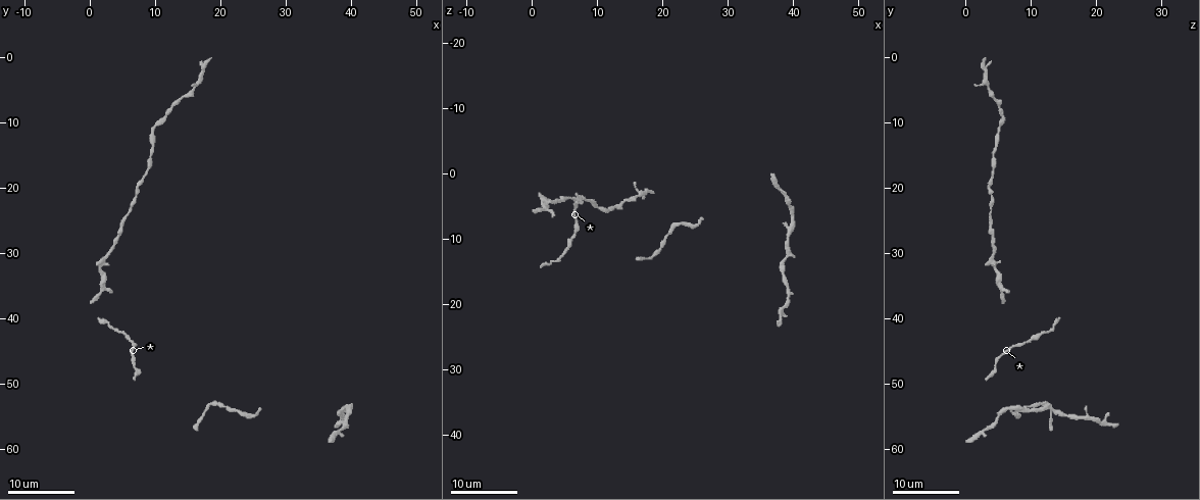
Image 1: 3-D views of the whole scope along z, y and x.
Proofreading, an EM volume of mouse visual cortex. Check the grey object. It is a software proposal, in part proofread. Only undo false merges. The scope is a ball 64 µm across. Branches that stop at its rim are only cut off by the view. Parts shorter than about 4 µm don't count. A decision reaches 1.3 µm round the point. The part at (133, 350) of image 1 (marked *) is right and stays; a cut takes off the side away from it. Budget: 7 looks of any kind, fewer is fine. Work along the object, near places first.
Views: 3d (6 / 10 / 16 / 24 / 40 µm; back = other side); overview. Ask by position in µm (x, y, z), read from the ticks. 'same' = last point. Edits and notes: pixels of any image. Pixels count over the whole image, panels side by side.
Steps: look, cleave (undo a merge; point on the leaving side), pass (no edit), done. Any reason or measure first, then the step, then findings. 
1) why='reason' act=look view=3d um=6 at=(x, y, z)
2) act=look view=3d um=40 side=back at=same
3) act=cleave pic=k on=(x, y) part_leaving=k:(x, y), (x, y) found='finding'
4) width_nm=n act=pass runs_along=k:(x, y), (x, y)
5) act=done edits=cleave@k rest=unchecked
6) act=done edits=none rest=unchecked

why='calibre changes' act=look view=3d um=16 at=(26.0, 54.5, 7.0)

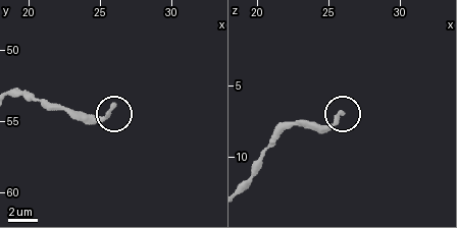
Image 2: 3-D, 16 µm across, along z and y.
why='closer look' act=look view=3d um=10 at=(25.8, 54.2, 7.0)

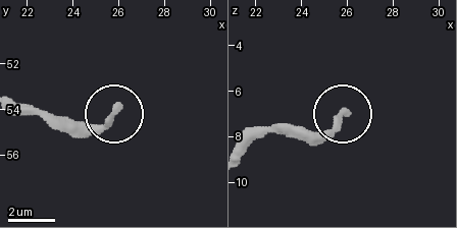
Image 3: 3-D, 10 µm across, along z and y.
act=pass found='continuous, no second cell'

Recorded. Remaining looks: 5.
act=look view=3d um=16 at=(18.5, 53.0, 13.0)

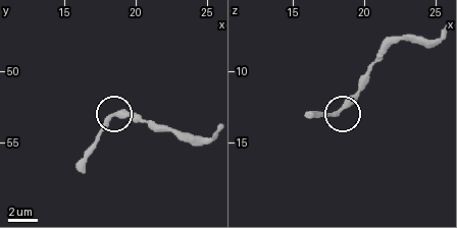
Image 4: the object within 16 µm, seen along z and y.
act=look view=3d um=10 at=(18.6, 53.0, 12.6)

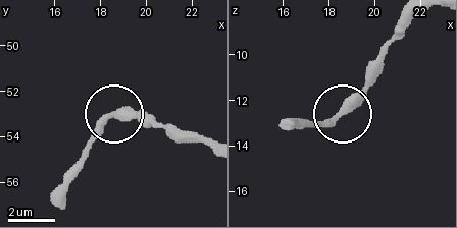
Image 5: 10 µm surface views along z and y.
width_nm=350 act=pass found='all the same cell'

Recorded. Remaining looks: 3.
why='calibre changes' act=look view=3d um=16 at=(8.0, 19.0, 3.5)

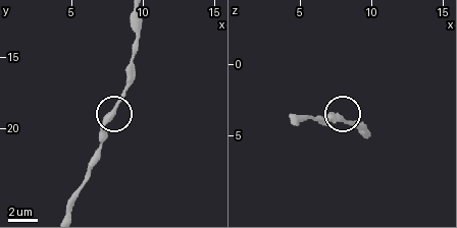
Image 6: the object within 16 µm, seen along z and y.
act=look view=3d um=6 at=(7.6, 19.2, 3.8)

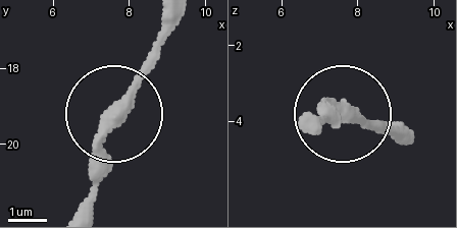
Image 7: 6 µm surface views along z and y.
act=pass runs_along=7:(301, 120), (344, 110), (405, 129) found='all the same cell'

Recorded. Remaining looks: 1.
act=done edits=none rest=unchecked

